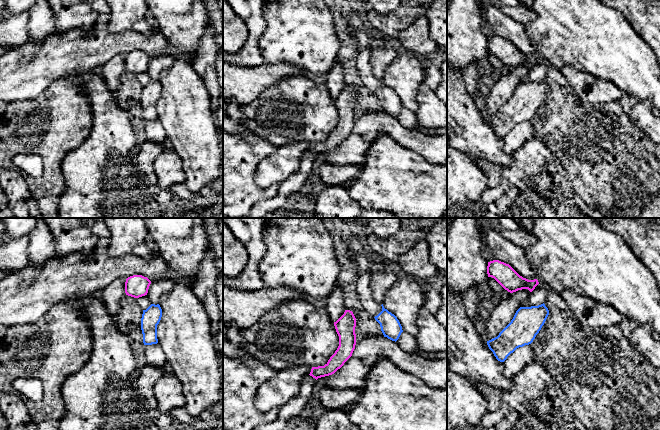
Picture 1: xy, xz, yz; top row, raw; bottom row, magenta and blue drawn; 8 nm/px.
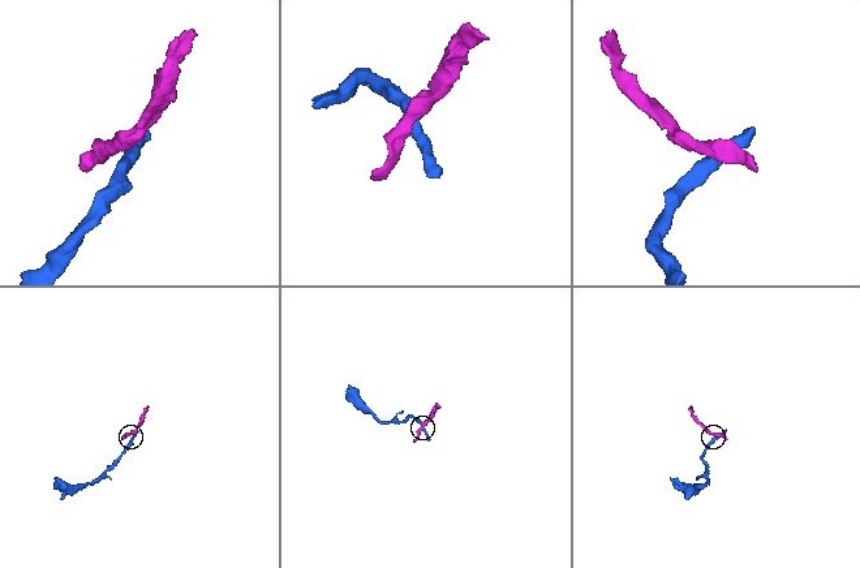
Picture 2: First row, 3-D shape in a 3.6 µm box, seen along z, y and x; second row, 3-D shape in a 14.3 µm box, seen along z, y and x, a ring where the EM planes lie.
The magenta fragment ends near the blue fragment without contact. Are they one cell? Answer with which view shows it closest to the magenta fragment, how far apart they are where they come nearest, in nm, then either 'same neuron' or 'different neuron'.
xy | 90 nm | different neuron

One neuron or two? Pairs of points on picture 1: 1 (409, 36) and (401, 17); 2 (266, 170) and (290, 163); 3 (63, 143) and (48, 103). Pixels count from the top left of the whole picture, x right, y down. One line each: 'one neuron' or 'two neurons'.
1: two neurons
2: one neuron
3: one neuron

